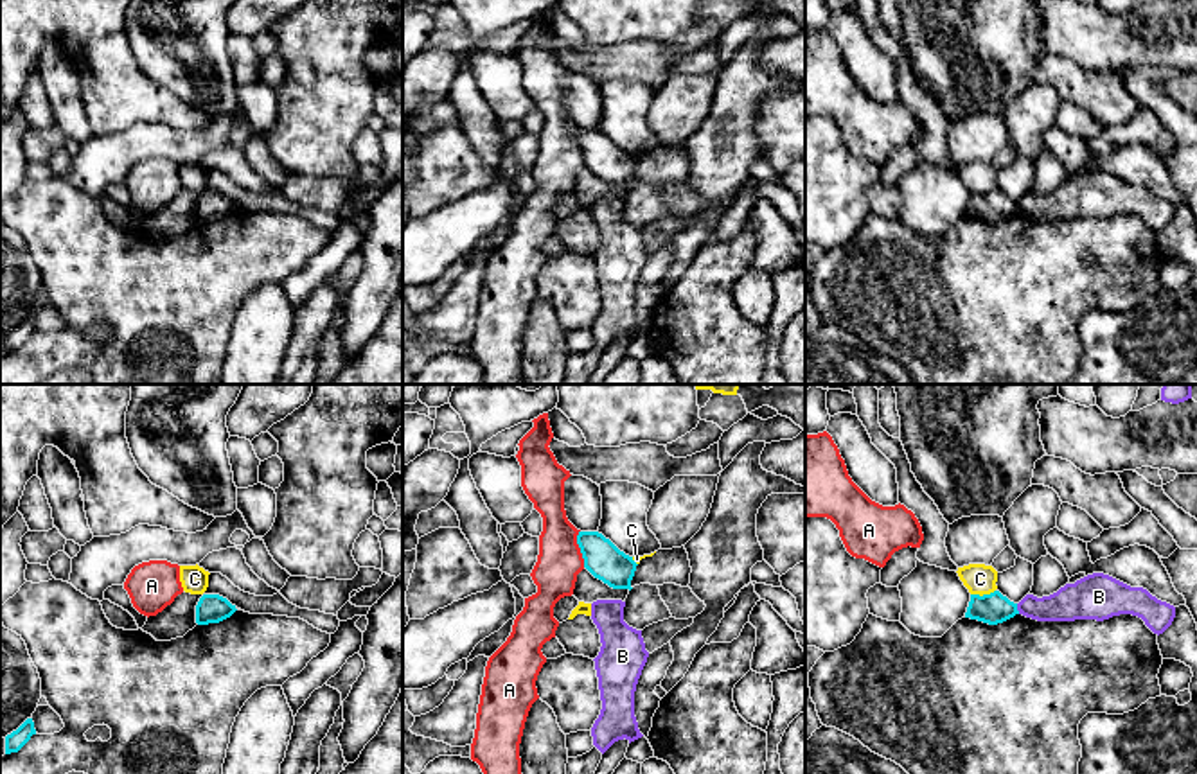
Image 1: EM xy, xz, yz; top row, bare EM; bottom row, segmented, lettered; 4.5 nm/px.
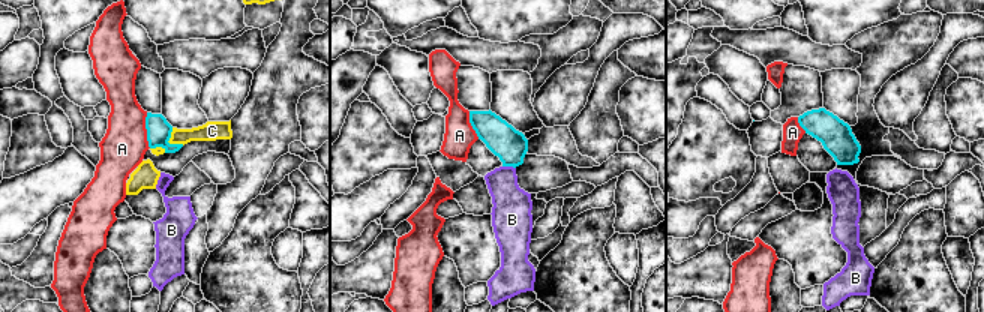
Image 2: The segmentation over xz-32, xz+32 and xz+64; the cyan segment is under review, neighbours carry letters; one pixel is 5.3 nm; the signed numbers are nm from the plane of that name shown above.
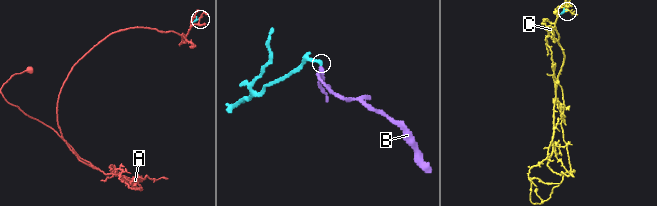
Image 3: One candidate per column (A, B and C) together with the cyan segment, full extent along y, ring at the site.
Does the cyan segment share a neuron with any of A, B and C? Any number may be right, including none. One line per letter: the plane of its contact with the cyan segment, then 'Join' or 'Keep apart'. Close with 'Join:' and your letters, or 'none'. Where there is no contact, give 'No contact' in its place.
A: Touches cyan in xz. Keep apart
B: Touches cyan in yz. Keep apart
C: Touches cyan in yz. Keep apart
Join: none

